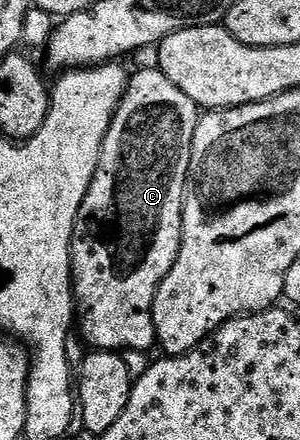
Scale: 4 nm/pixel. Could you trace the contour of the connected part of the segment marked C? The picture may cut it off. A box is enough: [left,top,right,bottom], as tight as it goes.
[71,67,201,352]

